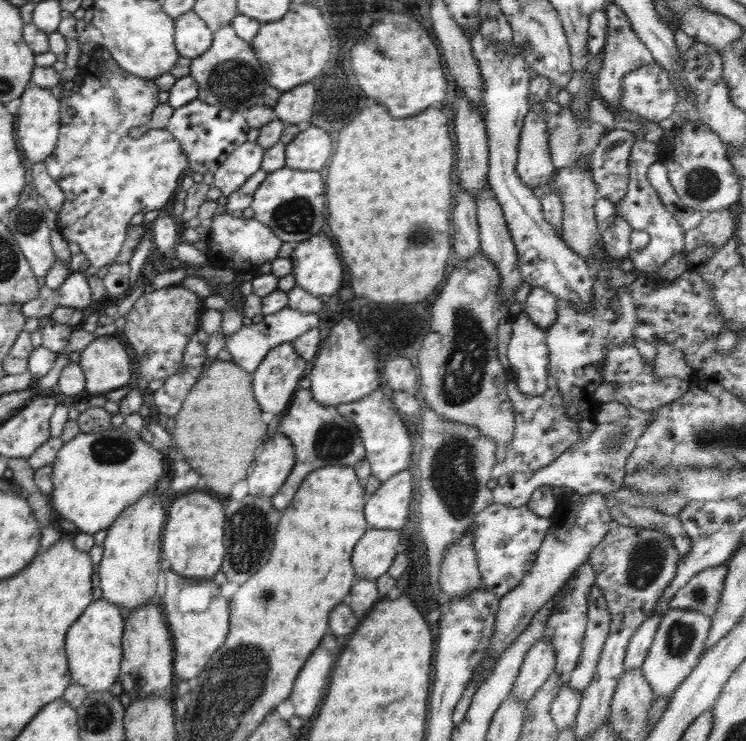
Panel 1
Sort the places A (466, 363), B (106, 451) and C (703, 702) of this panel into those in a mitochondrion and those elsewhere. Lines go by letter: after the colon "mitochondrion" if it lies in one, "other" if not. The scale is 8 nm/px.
A: mitochondrion
B: mitochondrion
C: other

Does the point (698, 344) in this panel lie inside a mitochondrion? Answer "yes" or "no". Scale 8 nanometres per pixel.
no

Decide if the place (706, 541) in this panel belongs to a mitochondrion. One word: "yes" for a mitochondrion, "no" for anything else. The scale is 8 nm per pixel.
no

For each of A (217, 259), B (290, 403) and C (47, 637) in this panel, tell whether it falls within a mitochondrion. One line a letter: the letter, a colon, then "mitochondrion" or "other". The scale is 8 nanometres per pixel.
A: other
B: other
C: other

